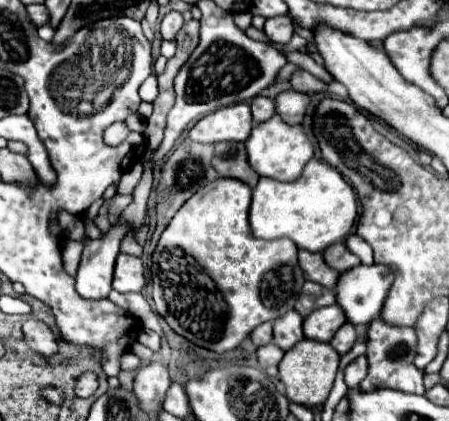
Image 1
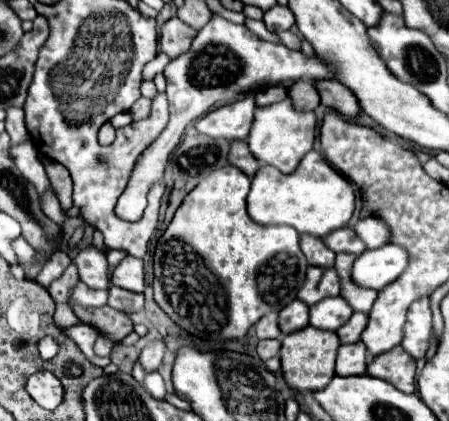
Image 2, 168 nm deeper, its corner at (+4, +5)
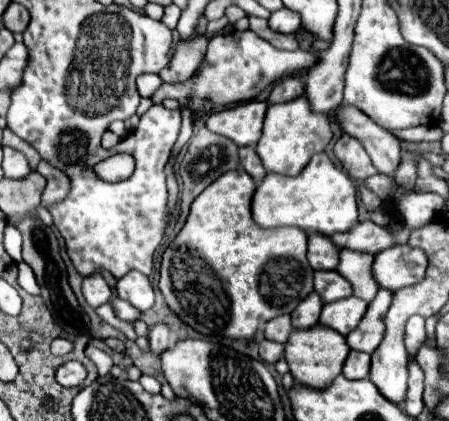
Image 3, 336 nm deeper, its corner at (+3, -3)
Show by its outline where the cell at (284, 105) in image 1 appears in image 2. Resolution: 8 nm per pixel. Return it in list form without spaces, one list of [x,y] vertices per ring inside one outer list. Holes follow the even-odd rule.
[[[296,80],[288,88],[288,98],[290,98],[294,110],[300,110],[300,112],[314,110],[320,104],[320,96],[314,88],[314,82],[310,82],[310,80]]]

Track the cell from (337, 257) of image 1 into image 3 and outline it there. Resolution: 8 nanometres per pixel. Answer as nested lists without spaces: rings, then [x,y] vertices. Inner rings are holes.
[[[373,222],[357,224],[347,232],[339,232],[339,236],[331,236],[331,240],[339,248],[351,248],[351,250],[371,252],[371,254],[379,254],[397,244],[397,240],[385,228]]]

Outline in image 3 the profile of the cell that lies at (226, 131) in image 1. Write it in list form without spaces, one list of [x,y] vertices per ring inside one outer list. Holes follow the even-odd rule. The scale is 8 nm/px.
[[[251,100],[237,104],[233,108],[223,108],[209,114],[205,126],[215,134],[233,140],[237,146],[251,146],[257,144],[261,136],[267,106],[269,106],[267,102]]]

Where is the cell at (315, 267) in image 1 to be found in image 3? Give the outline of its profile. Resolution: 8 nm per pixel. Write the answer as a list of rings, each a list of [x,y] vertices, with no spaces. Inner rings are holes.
[[[311,232],[307,260],[313,270],[335,270],[339,264],[339,248],[331,244],[329,236],[315,236],[315,232]]]

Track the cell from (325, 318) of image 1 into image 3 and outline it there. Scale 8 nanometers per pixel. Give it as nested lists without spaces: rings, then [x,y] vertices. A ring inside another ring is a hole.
[[[349,296],[349,298],[337,300],[337,302],[325,304],[319,322],[323,326],[329,326],[329,328],[341,332],[343,336],[347,336],[351,330],[355,330],[359,326],[365,310],[367,310],[365,300],[359,300],[357,296]]]

